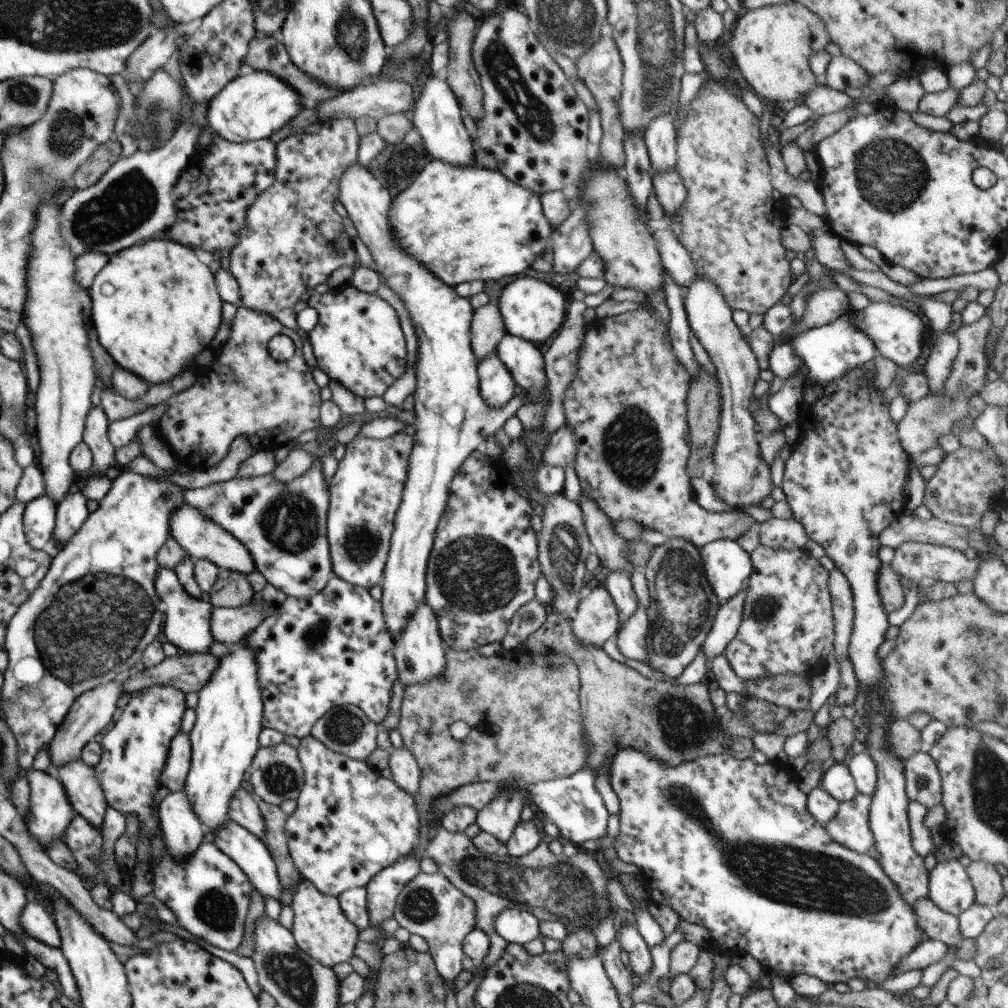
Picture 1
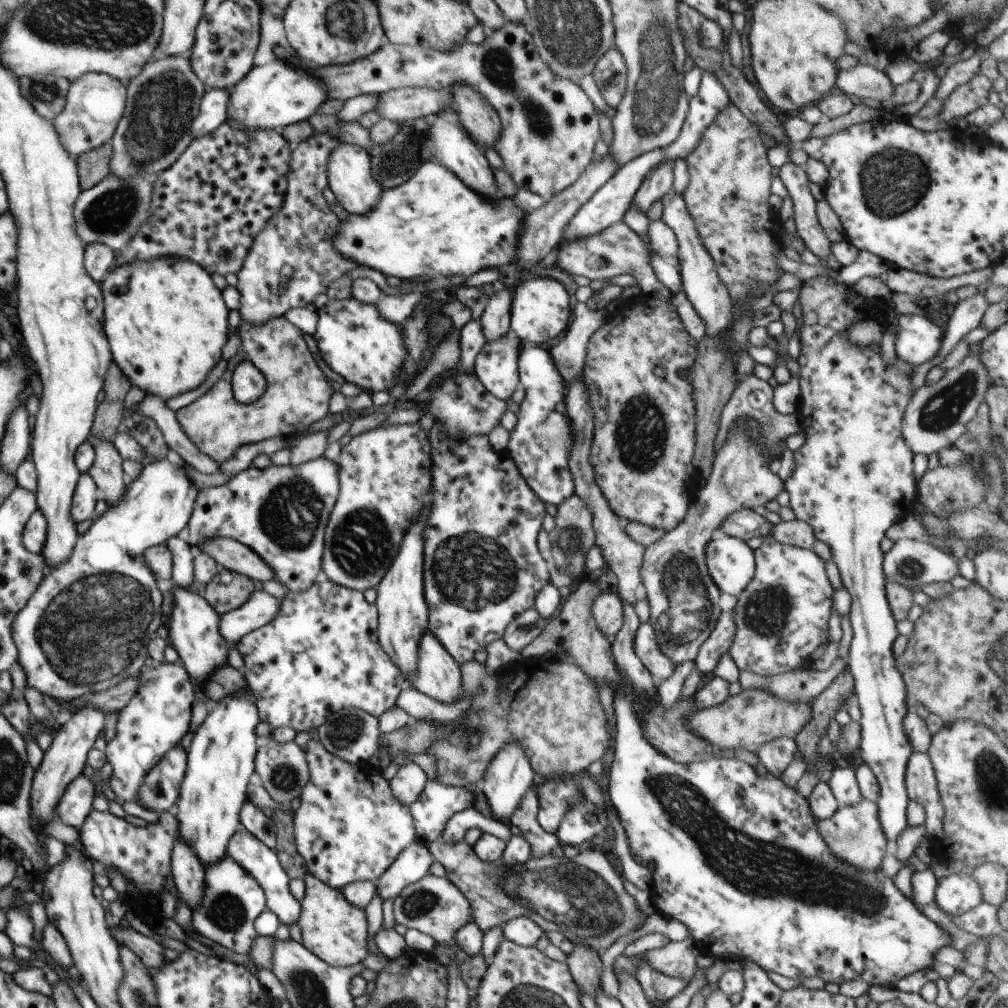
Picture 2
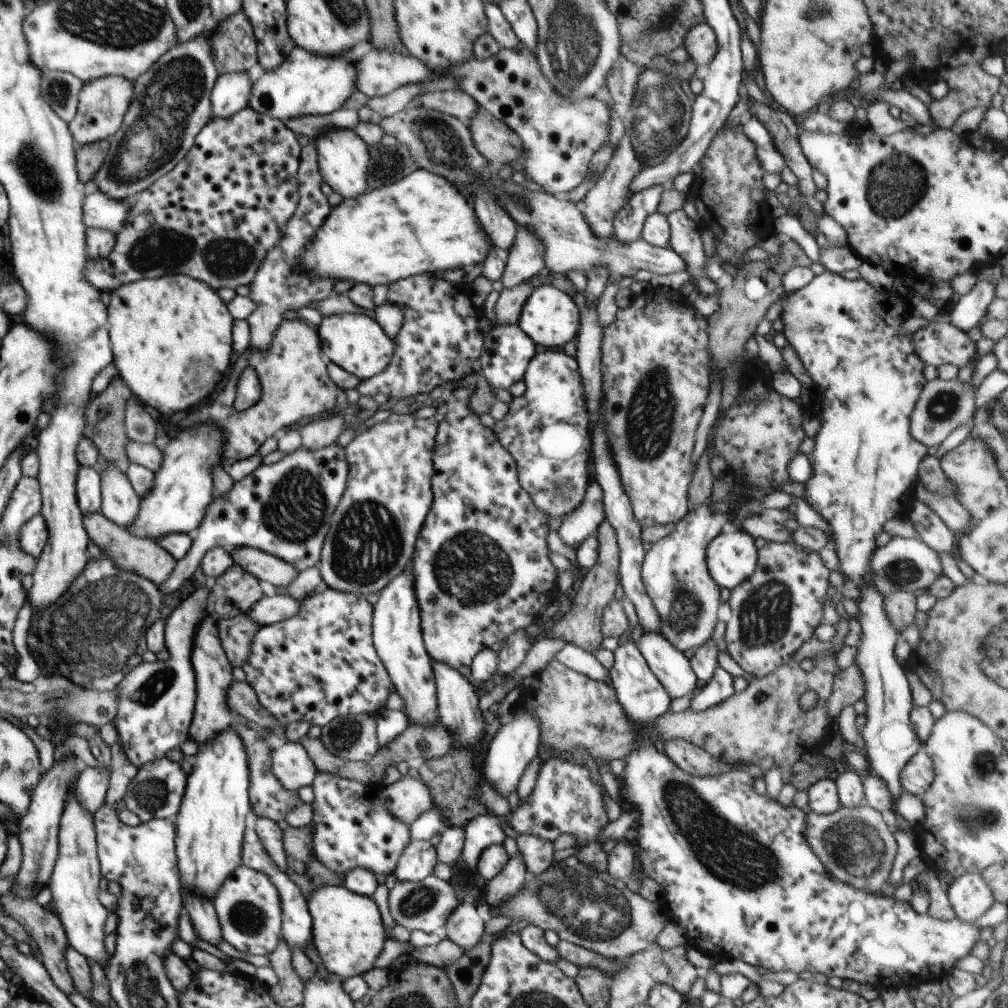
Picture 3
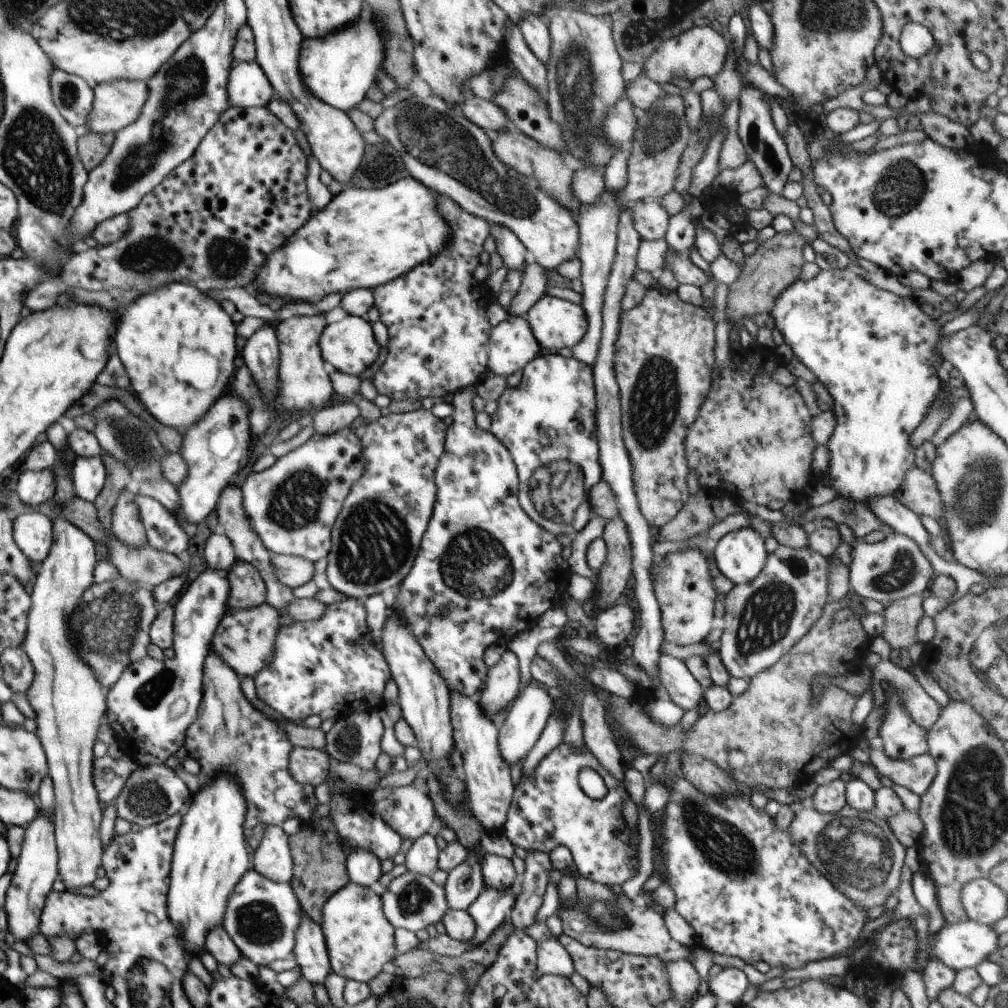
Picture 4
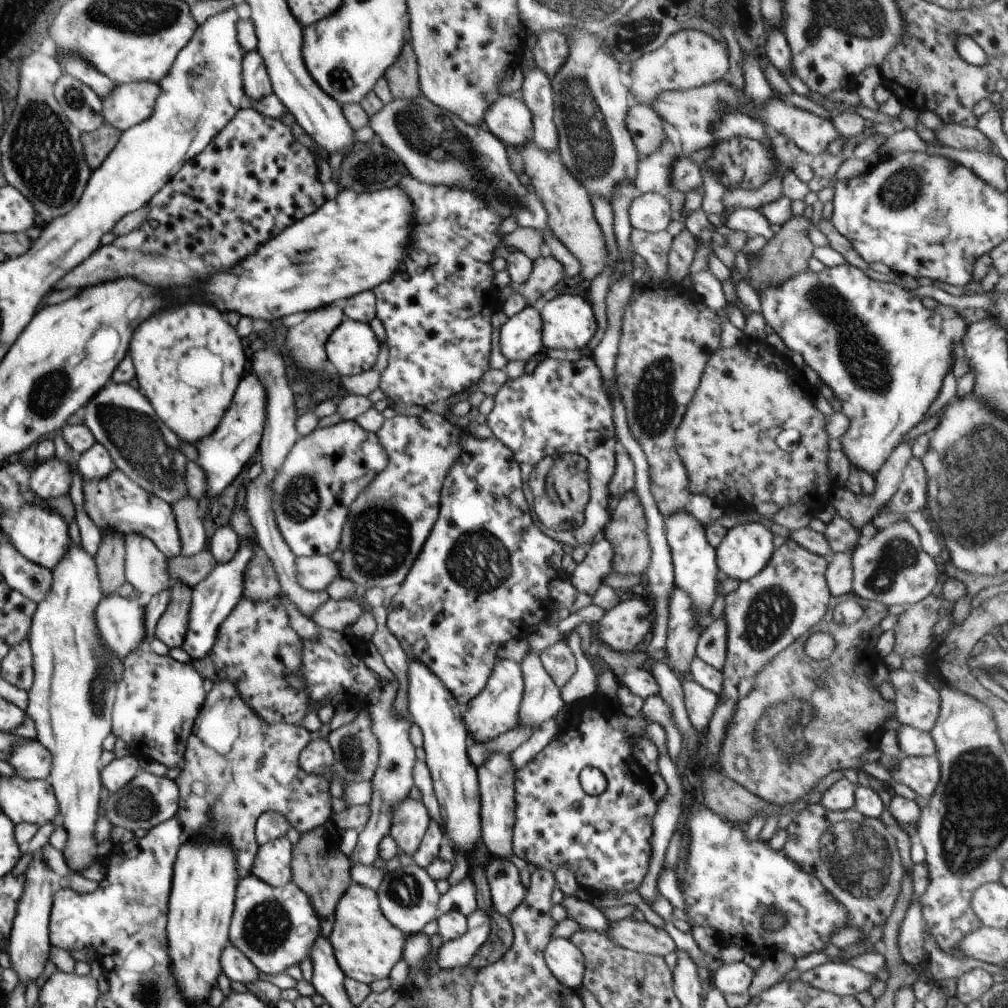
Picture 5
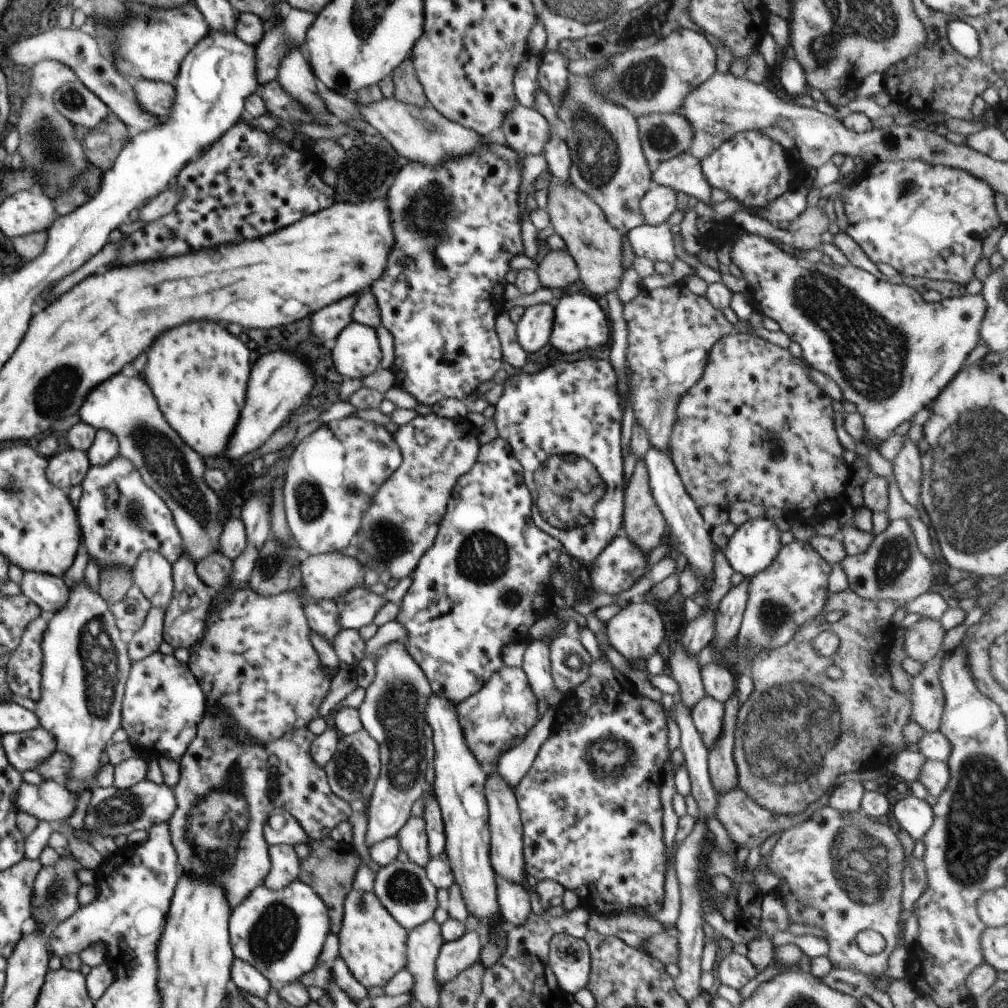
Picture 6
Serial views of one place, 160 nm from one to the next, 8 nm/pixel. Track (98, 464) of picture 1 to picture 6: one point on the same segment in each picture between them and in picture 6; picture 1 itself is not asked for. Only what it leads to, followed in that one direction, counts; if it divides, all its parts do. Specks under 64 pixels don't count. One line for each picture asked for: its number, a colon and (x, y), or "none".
2: (107, 472)
3: (119, 502)
4: (127, 527)
5: (146, 569)
6: (153, 574)

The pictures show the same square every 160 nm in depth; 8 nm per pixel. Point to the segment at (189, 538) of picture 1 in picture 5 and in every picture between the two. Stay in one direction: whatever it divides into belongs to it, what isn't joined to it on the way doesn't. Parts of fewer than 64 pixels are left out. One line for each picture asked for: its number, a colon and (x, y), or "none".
2: (229, 554)
3: (264, 566)
4: (293, 571)
5: (315, 573)

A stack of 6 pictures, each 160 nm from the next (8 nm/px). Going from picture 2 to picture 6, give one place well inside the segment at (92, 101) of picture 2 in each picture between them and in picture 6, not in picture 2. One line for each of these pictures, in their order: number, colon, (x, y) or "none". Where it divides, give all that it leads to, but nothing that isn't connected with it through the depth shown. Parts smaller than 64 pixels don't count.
3: (103, 102)
4: (116, 104)
5: (130, 103)
6: (156, 97)

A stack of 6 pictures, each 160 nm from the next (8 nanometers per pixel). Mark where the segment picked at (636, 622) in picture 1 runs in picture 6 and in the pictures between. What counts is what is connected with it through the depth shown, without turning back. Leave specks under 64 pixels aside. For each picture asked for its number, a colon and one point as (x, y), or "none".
2: (646, 647)
3: (673, 670)
4: (679, 685)
5: (700, 703)
6: (707, 715)

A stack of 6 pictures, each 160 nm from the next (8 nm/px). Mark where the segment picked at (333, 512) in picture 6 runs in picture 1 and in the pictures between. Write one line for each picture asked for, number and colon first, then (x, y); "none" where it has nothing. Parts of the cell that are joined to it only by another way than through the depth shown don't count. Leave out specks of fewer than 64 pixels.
1: (284, 525)
2: (280, 512)
3: (284, 509)
4: (292, 505)
5: (324, 472)

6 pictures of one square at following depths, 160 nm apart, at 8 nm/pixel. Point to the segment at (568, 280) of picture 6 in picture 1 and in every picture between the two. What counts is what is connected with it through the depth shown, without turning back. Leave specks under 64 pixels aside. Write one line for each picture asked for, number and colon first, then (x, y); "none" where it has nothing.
1: (487, 327)
2: (496, 319)
3: (509, 306)
4: (533, 286)
5: (547, 271)

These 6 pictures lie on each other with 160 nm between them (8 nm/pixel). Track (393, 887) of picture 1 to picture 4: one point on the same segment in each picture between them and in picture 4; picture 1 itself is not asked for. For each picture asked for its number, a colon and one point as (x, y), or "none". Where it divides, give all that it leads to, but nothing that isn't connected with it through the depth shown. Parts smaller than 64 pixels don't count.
2: (413, 863)
3: (417, 861)
4: (422, 857)

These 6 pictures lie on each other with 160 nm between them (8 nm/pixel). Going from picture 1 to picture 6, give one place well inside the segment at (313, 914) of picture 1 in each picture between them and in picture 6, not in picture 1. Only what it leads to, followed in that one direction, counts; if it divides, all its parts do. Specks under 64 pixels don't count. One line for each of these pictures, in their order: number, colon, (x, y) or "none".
2: (335, 931)
3: (348, 932)
4: (360, 940)
5: (366, 944)
6: (374, 946)

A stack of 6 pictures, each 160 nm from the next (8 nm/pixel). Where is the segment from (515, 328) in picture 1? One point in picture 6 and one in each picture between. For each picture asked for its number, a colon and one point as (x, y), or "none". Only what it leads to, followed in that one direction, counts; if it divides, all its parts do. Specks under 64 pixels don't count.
2: (540, 311)
3: (550, 317)
4: (556, 323)
5: (568, 321)
6: (580, 324)

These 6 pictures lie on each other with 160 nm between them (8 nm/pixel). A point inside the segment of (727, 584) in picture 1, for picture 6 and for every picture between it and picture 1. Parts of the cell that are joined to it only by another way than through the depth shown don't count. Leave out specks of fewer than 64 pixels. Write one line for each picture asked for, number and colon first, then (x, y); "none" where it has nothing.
2: (731, 563)
3: (732, 557)
4: (740, 555)
5: (745, 550)
6: (754, 545)

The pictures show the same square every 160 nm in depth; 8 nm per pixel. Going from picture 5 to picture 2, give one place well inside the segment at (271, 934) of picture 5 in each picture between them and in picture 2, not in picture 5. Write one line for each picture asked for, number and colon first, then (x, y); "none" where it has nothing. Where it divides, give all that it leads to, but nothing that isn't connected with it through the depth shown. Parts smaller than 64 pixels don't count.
2: (233, 899)
3: (248, 905)
4: (262, 916)

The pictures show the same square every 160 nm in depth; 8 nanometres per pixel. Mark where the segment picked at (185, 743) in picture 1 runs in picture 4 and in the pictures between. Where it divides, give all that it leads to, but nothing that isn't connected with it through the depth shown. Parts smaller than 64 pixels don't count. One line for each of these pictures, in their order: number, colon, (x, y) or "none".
2: (159, 791)
3: (156, 792)
4: (152, 793)

